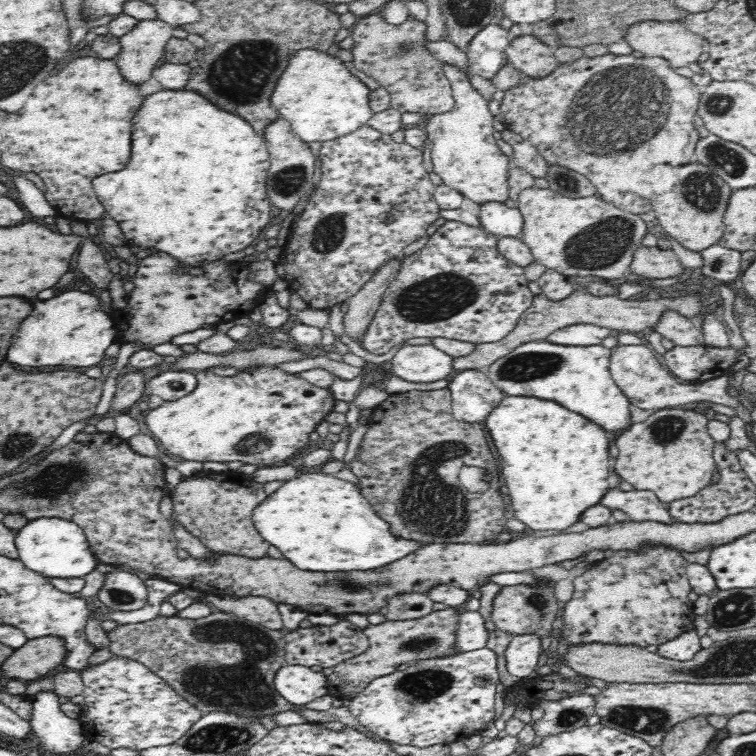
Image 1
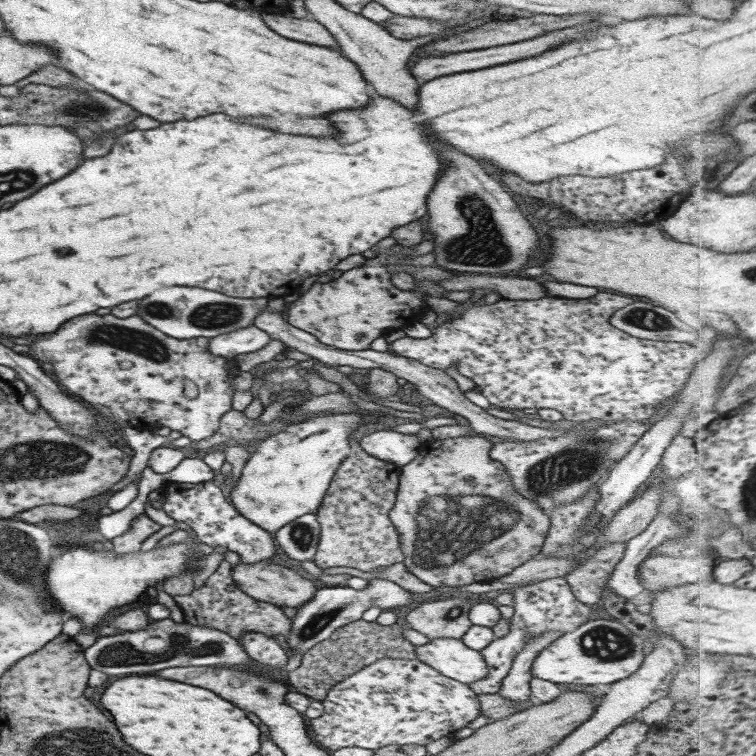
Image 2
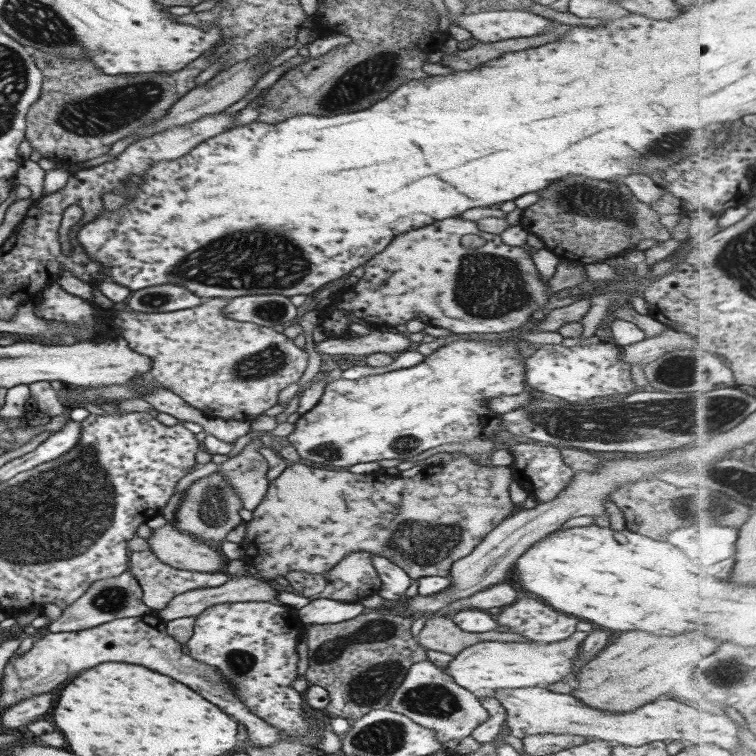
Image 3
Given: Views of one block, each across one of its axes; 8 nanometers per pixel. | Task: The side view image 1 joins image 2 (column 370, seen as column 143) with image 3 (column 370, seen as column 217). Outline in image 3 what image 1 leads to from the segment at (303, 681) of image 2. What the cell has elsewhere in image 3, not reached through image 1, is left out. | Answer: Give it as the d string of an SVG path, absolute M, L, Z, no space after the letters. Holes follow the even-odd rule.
M387 610L369 612L335 624L315 624L307 629L307 669L305 679L308 684L321 686L328 695L328 704L322 715L345 718L354 721L371 710L384 709L398 684L404 679L415 662L427 660L425 649L420 648L411 636L413 617L398 616Z

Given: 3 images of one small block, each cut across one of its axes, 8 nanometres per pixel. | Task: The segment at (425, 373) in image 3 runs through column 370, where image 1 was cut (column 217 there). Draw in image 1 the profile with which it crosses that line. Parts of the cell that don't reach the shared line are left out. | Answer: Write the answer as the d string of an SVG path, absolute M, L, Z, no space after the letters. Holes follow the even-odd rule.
M258 366L239 371L234 376L218 376L209 369L196 371L196 388L178 398L164 401L161 406L145 413L146 426L164 450L182 460L196 462L243 462L258 468L283 464L300 448L308 446L310 433L325 421L336 401L329 389L310 384L299 373L286 372L279 366Z

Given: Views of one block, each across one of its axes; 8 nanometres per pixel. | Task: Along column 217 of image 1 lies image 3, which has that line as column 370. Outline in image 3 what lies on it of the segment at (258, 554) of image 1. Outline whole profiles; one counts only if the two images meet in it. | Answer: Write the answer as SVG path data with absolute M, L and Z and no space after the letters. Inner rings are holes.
M459 454L446 464L424 467L419 477L388 476L383 472L384 482L381 482L380 472L354 474L345 469L332 471L287 463L276 478L268 481L263 500L251 511L251 520L243 521L245 538L238 545L243 549L246 563L256 568L256 576L268 581L293 570L319 574L336 565L343 556L365 551L371 556L385 557L411 579L447 577L455 560L467 556L479 540L515 512L508 493L512 480L509 466L476 464Z

